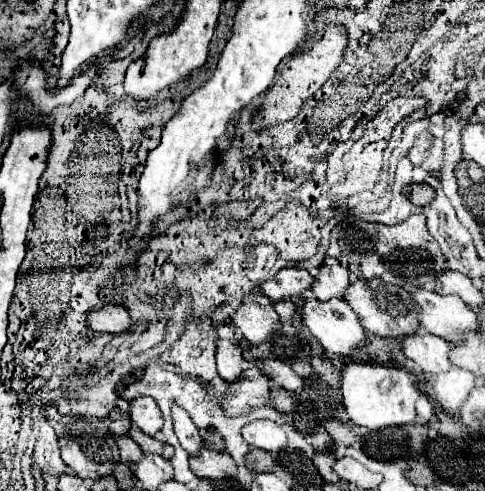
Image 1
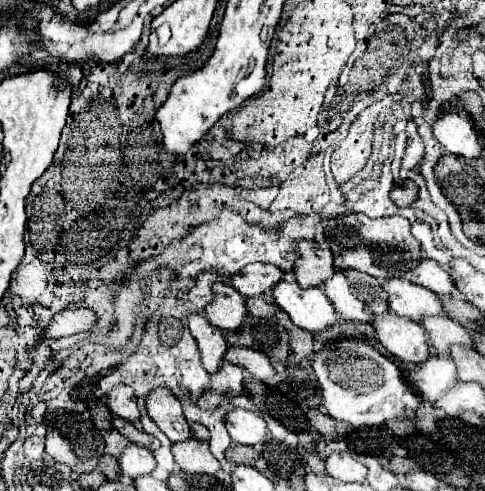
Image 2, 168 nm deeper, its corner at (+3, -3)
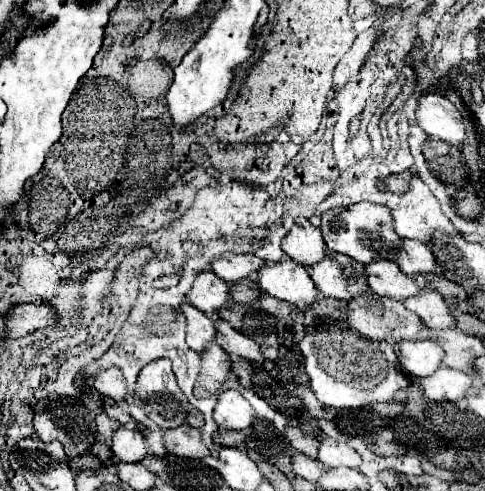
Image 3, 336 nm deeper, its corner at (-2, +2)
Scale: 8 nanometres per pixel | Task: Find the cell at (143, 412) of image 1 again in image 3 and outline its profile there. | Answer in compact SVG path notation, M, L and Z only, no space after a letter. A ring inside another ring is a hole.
M111 367L107 371L101 371L99 375L95 375L95 389L101 393L101 395L107 395L111 397L113 401L121 403L125 401L125 395L127 395L127 383L125 383L125 377L119 369Z

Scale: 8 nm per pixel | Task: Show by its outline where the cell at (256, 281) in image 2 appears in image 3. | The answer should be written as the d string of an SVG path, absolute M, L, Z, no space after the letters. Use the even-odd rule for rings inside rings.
M227 253L223 259L213 261L213 273L219 275L227 283L237 283L241 279L257 275L257 271L263 265L265 265L265 261L251 253L243 253L243 255Z

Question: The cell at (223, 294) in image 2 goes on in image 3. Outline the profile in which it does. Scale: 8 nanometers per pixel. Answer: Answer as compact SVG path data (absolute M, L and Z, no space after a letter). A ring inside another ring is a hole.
M203 271L195 279L191 293L187 293L187 301L201 309L207 315L215 315L229 301L229 285L215 277L213 271Z

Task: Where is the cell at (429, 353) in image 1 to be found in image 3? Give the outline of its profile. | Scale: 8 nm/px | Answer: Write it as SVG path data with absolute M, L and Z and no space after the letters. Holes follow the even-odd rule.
M367 293L363 297L355 297L355 301L347 303L349 315L347 323L351 329L357 329L361 335L373 341L387 341L387 343L401 343L401 341L415 341L423 323L415 313L405 309L401 301L391 301L389 297L379 297L375 293Z

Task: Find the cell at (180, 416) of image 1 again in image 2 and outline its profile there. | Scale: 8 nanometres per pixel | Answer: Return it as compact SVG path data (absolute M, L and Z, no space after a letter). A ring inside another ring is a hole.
M158 386L146 394L146 410L148 416L154 420L154 424L172 440L172 442L184 442L188 440L190 428L182 414L182 406L178 398L164 386Z

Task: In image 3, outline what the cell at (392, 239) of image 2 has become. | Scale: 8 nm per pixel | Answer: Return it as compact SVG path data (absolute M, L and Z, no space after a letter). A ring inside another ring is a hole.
M355 203L349 207L333 207L321 217L321 233L327 243L327 249L349 255L351 259L367 265L375 259L395 261L401 251L403 239L397 235L393 227L391 209L375 203Z

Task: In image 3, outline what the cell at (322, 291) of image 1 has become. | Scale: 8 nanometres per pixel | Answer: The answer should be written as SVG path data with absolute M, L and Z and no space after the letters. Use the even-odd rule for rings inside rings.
M307 219L295 221L287 237L283 239L283 251L303 267L313 267L315 263L323 261L327 253L321 231Z

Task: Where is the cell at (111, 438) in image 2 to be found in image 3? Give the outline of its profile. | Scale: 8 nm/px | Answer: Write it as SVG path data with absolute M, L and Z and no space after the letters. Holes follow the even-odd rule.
M101 413L101 415L97 415L95 417L95 423L97 423L97 431L107 439L107 441L111 441L111 437L113 437L113 433L121 427L117 421L113 421L111 417L107 417L105 413Z

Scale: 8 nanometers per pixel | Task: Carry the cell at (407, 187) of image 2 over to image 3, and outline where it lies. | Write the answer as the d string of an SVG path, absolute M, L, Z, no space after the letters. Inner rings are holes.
M403 171L403 173L397 173L397 175L389 175L385 179L385 185L391 193L405 193L409 183L411 183L411 171Z

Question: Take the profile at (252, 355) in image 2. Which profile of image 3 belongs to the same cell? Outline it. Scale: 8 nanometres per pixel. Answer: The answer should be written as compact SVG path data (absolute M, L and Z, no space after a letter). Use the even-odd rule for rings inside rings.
M217 321L217 343L231 355L231 357L243 357L247 361L253 361L253 363L259 363L263 365L265 363L265 357L259 349L259 345L245 337L243 333L235 331L229 323L225 321Z

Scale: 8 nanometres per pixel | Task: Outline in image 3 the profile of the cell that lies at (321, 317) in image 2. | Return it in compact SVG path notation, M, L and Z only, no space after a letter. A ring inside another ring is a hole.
M291 259L283 263L263 265L259 277L255 277L255 283L259 283L259 287L271 297L293 303L299 309L307 309L317 299L321 299L321 293L307 269L295 265Z

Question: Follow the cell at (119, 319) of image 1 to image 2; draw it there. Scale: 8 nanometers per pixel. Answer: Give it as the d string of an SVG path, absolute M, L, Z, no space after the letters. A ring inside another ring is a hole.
M70 306L58 314L54 314L52 322L44 328L42 336L44 338L62 338L62 336L72 336L78 332L88 330L96 320L96 314L88 308L78 308Z

